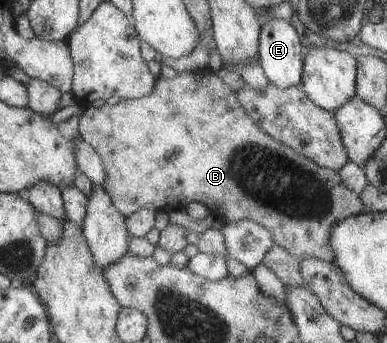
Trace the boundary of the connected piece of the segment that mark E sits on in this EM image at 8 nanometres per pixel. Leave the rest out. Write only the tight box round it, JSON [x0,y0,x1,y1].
[257,19,303,88]

